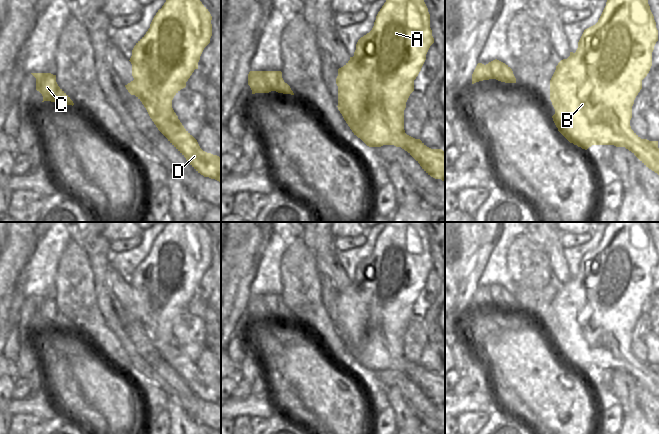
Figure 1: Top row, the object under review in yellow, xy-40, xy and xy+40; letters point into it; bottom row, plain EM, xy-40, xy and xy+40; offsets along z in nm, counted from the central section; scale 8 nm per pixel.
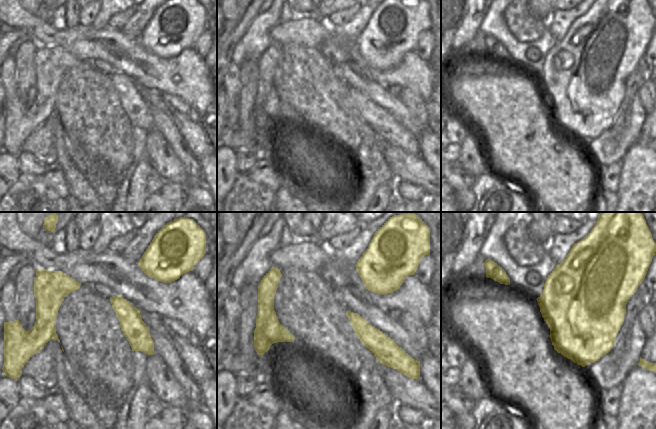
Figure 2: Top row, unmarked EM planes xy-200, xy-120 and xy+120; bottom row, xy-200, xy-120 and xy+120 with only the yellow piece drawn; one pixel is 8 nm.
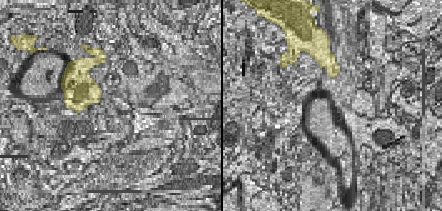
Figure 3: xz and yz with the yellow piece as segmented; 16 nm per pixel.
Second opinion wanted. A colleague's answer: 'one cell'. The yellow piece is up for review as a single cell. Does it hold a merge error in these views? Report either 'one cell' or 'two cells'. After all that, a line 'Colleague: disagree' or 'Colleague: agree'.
two cells
Colleague: disagree

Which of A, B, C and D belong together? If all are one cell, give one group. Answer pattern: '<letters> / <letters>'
A B / C D

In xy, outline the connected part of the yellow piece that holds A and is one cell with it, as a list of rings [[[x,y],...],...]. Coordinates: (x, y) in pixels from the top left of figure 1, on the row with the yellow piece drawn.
[[[386,0],[372,30],[358,40],[354,56],[338,69],[338,110],[354,135],[367,146],[402,142],[406,102],[433,43],[424,0]]]

